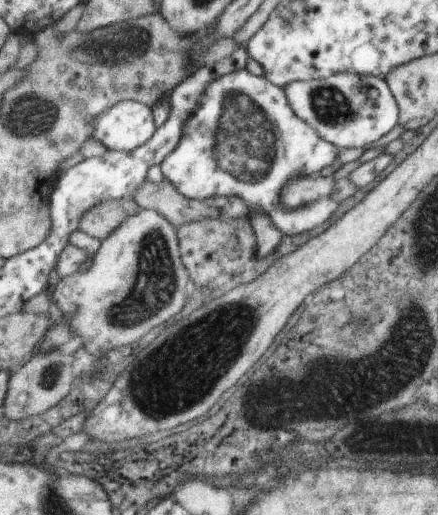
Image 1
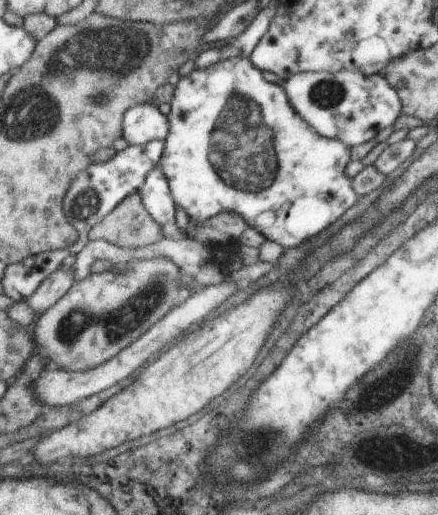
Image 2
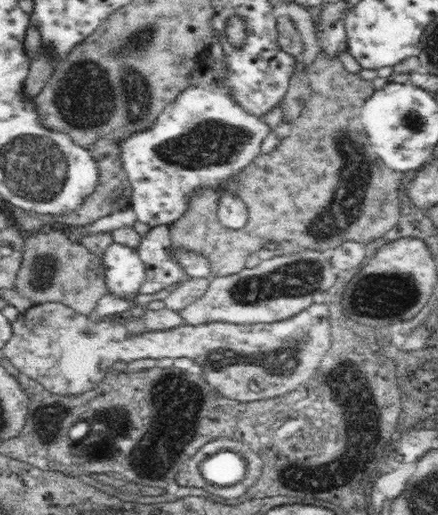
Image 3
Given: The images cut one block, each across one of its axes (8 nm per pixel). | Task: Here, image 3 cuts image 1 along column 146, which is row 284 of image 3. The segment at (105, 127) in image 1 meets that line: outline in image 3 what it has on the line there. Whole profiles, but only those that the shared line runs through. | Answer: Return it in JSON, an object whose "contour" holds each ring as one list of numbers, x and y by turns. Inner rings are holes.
{"contour":[[114,243,102,254,107,293,118,300,130,300,141,293,147,274,145,261,136,250]]}

